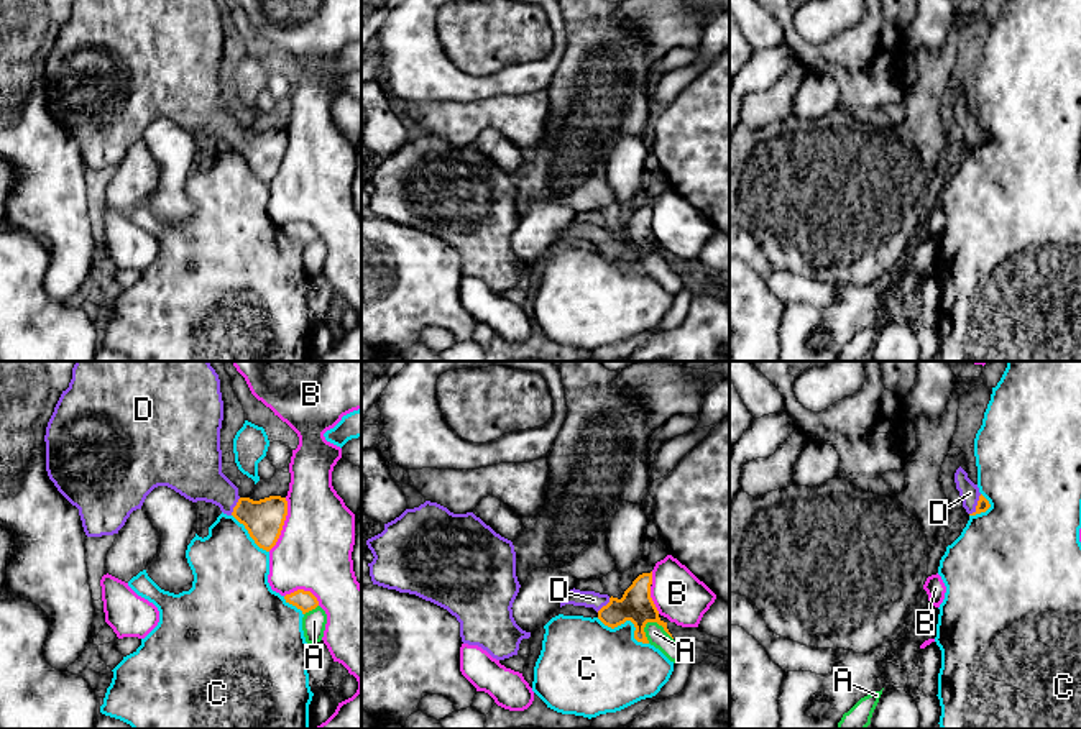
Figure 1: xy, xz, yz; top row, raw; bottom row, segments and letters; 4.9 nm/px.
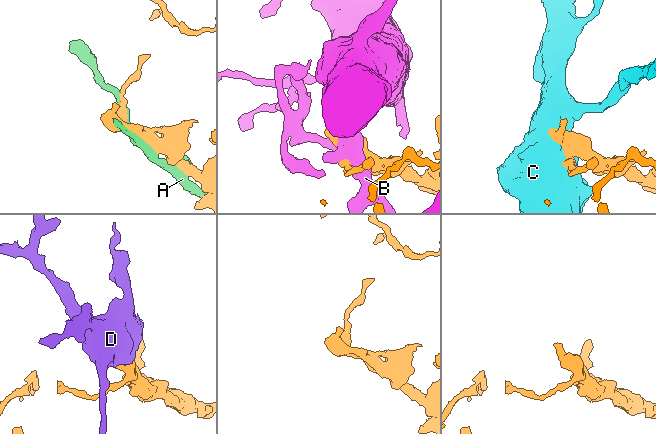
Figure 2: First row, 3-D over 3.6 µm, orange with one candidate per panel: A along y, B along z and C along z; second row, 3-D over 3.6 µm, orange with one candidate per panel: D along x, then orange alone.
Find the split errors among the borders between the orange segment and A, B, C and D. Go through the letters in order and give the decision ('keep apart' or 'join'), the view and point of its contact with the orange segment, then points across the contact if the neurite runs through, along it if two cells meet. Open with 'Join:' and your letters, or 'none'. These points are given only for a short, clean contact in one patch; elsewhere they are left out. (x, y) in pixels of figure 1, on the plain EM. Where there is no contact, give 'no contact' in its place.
Join: D
A: keep apart | xz (659, 256)
B: keep apart | xy (283, 156)
C: keep apart | xz (628, 252)
D: join | yz (978, 137) | across yz (983, 137), (978, 137), (970, 125)

